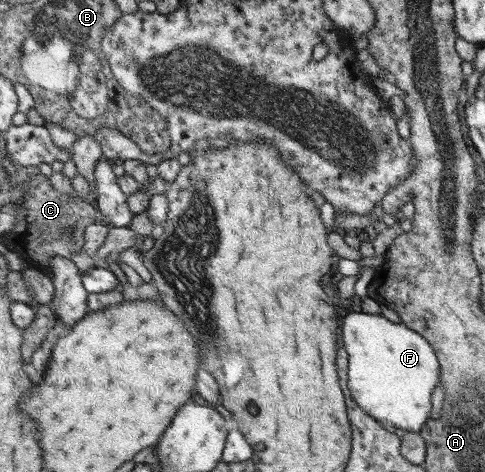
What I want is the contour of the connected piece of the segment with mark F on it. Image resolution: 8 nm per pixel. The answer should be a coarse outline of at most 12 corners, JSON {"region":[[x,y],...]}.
{"region":[[382,314],[342,321],[365,413],[423,433],[440,364]]}

